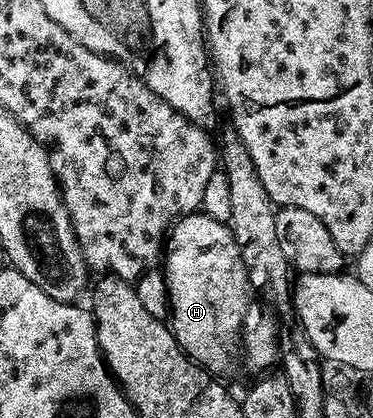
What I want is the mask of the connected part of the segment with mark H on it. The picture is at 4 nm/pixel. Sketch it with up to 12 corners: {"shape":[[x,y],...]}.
{"shape":[[187,214],[165,239],[169,329],[223,376],[253,291],[230,225]]}

